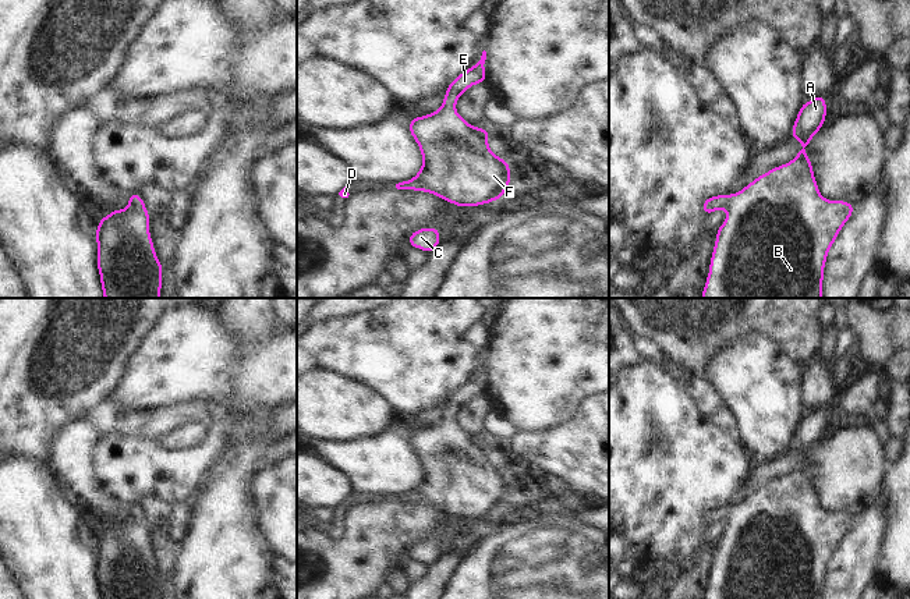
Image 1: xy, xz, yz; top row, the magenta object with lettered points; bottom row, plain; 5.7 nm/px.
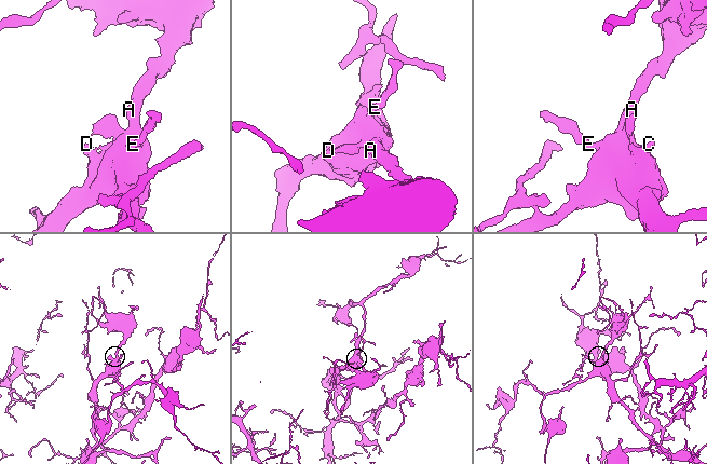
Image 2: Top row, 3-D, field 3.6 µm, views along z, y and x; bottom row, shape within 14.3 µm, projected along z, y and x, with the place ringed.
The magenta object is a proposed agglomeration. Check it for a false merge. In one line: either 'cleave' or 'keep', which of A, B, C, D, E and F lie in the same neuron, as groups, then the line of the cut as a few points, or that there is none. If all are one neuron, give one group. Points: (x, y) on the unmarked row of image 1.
keep; A B C D E F; no cut

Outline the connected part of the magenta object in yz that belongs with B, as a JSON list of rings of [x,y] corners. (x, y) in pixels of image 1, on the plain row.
[[[817,408],[800,418],[790,449],[803,456],[794,471],[771,481],[746,497],[734,507],[723,506],[702,513],[702,525],[726,520],[725,535],[718,539],[709,585],[705,599],[822,599],[826,567],[839,543],[854,525],[854,517],[847,513],[826,513],[818,503],[810,468],[805,465],[811,450],[824,439],[826,430],[826,408]]]

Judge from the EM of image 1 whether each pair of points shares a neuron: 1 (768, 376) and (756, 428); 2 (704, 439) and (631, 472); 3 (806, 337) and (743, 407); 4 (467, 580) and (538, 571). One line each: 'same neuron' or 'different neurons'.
1: same neuron
2: same neuron
3: different neurons
4: same neuron

